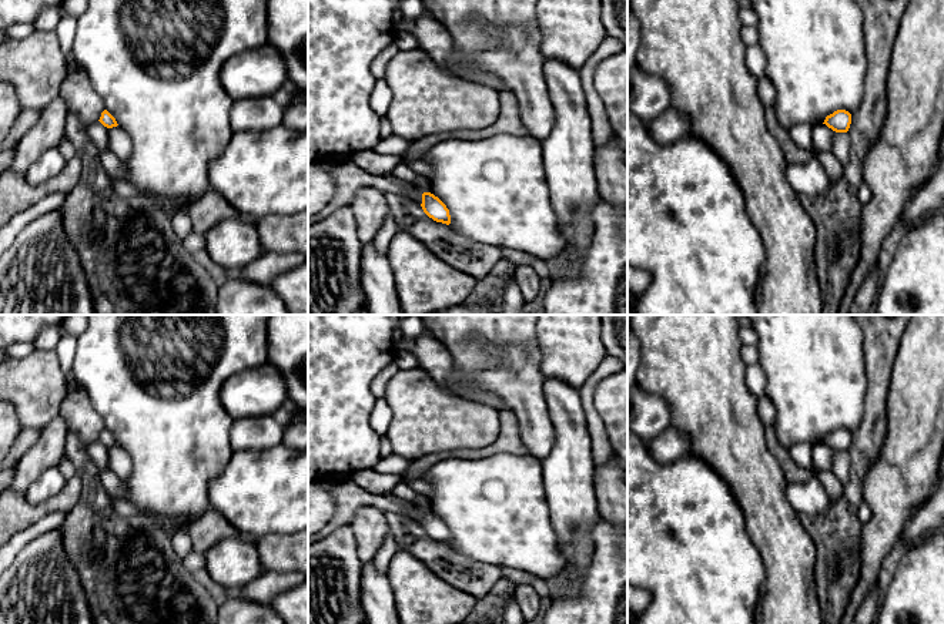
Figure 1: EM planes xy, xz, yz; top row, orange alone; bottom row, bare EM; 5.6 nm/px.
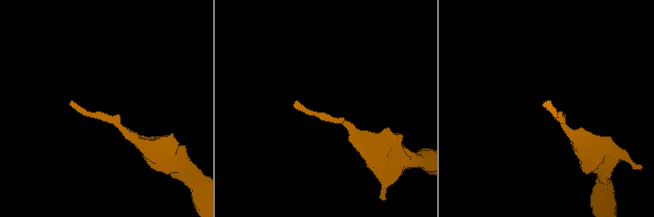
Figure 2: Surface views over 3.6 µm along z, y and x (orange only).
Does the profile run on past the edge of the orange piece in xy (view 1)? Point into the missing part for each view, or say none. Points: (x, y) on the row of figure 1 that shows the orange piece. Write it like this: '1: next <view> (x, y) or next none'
1: next none

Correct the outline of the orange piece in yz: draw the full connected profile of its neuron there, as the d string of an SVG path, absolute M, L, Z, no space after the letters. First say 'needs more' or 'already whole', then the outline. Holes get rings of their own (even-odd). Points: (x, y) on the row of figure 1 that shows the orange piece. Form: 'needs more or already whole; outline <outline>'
already whole; outline M837 110L827 115L823 124L836 132L847 132L851 124L851 114L846 110Z

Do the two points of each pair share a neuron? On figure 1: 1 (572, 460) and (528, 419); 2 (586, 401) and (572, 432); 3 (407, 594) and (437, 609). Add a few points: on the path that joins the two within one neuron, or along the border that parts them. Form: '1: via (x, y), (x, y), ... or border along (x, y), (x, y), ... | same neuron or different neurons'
1: border along (548, 411), (553, 429), (553, 448), (541, 463) | different neurons
2: border along (578, 389), (591, 442) | different neurons
3: via (414, 594), (429, 604) | same neuron

